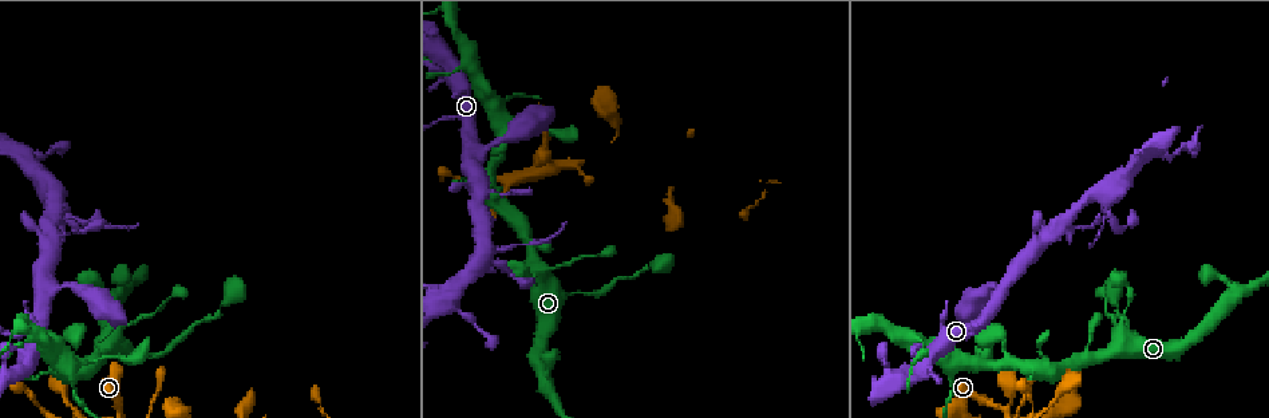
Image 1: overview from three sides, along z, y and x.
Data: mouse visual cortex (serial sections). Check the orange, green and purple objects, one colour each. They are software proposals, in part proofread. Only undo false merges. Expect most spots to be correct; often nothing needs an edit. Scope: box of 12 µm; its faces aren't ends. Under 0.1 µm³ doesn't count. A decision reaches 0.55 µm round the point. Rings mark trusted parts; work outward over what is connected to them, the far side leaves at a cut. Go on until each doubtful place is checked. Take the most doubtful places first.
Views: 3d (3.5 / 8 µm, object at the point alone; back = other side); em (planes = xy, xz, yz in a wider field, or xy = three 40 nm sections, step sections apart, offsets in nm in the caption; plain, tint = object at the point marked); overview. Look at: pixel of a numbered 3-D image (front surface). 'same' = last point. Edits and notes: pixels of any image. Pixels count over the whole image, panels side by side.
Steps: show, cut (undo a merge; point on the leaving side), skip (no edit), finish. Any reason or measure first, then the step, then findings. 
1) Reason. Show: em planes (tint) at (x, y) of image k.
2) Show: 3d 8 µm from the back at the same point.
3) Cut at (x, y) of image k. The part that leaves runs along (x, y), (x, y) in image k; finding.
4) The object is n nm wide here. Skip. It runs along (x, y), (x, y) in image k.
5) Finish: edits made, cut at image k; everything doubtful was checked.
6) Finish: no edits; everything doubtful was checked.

Small branch off a trunk. Show: 3d 3.5 µm at (500, 124) of image 1.

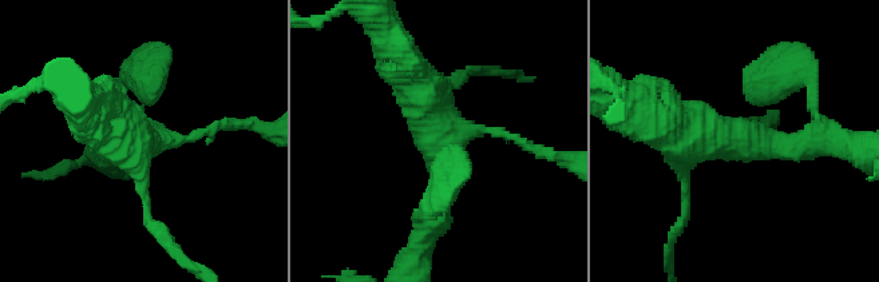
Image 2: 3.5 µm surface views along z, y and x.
4 arms meet here; the arms are 100, 150, 300, 500 nm wide. Show: em xy step 5 (tint) at (442, 138) of image 2.

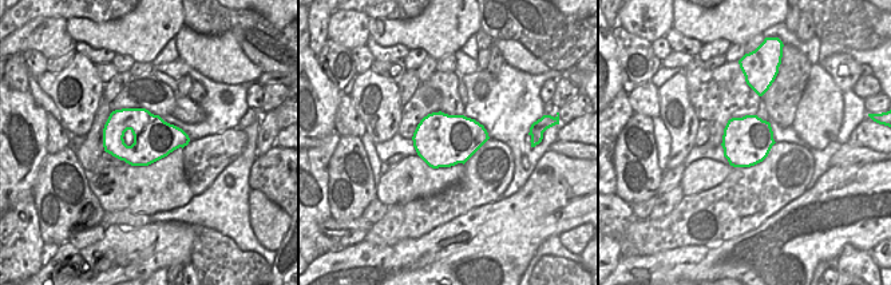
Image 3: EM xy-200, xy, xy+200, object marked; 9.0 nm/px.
Show: em xy step 1 (tint) at the same point.

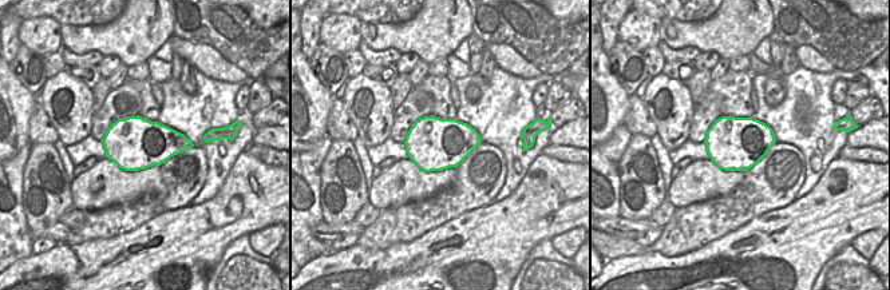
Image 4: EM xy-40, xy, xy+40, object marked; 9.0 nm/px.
The object is 480 nm wide here. Skip. It runs along (430, 225), (442, 108), (396, 67) in image 2; one cell here.

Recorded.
Abrupt turn. Show: 3d 8 µm from the back at (1010, 396) of image 1.

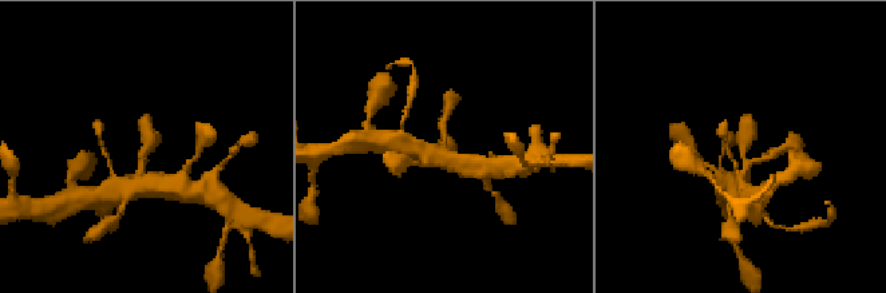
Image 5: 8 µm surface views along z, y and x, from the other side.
Show: em xy step 2 (tint) at (744, 148) of image 5.

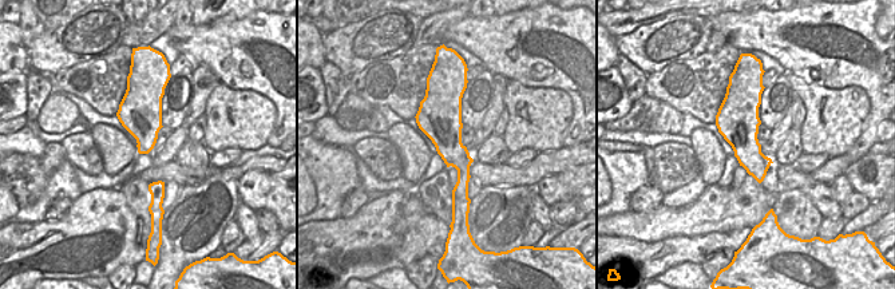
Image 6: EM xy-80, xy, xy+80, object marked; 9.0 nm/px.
Skip. It runs along (439, 87), (462, 161), (455, 202) in image 6; one cell here.

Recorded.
Narrows sharply. Show: 3d 8 µm at (588, 292) of image 1.

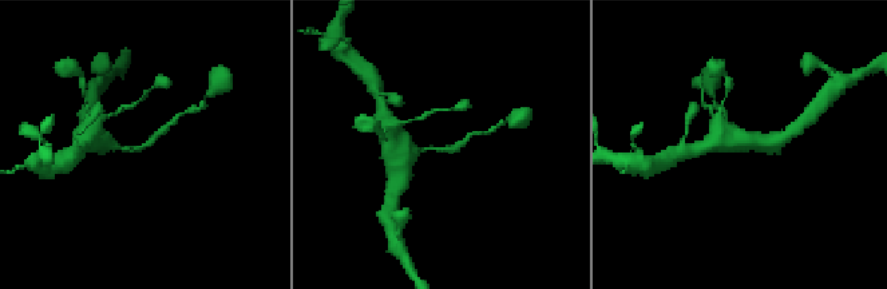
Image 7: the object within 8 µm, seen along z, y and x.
The arms are 200, 300 nm wide. Show: em xy step 3 (tint) at (439, 148) of image 7.

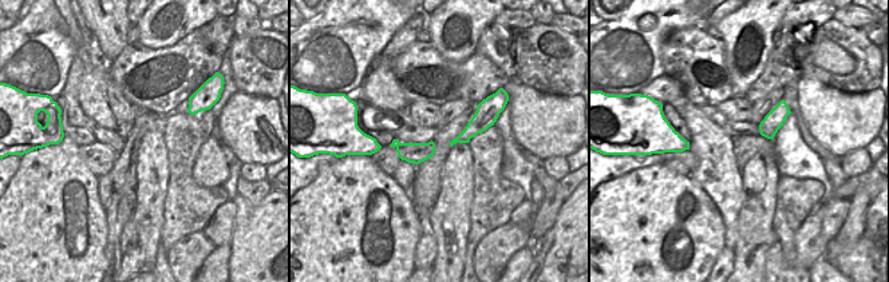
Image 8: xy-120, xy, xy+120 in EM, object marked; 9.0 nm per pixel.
Skip. All the same cell.

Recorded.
Finish: no edits; everything doubtful was checked.

